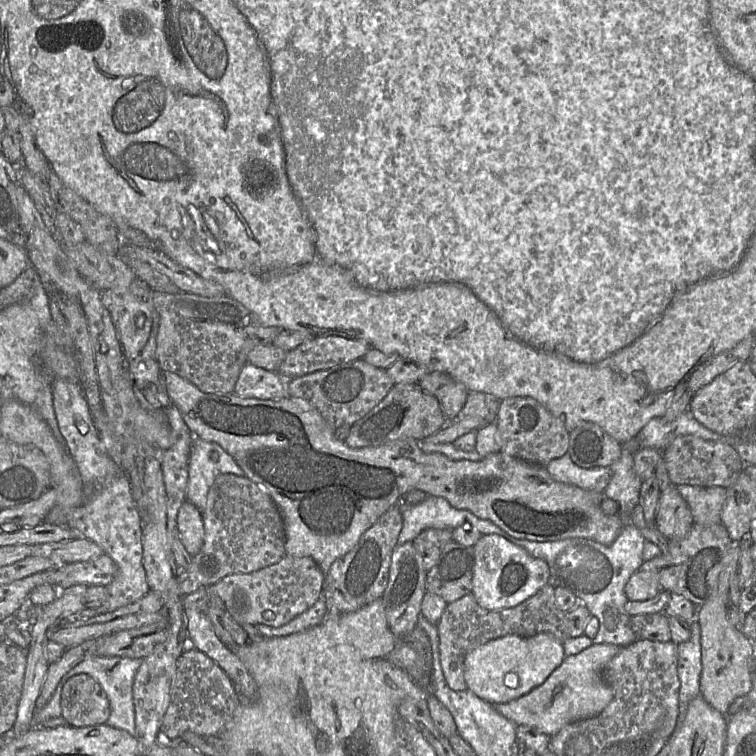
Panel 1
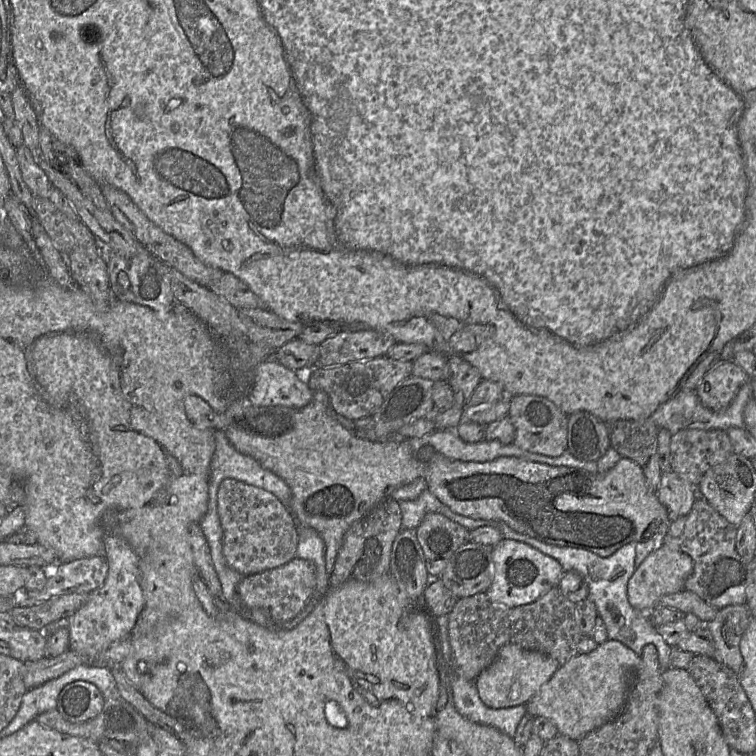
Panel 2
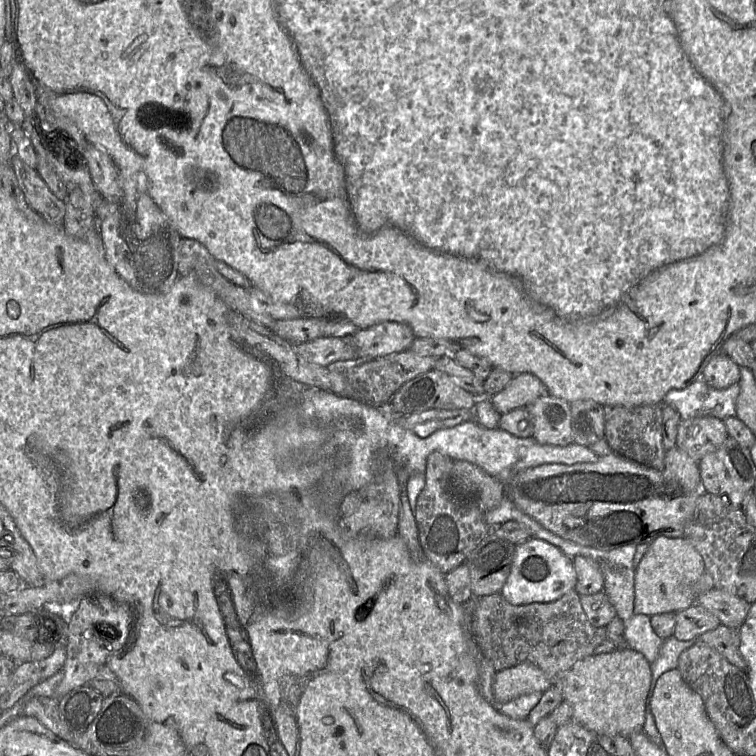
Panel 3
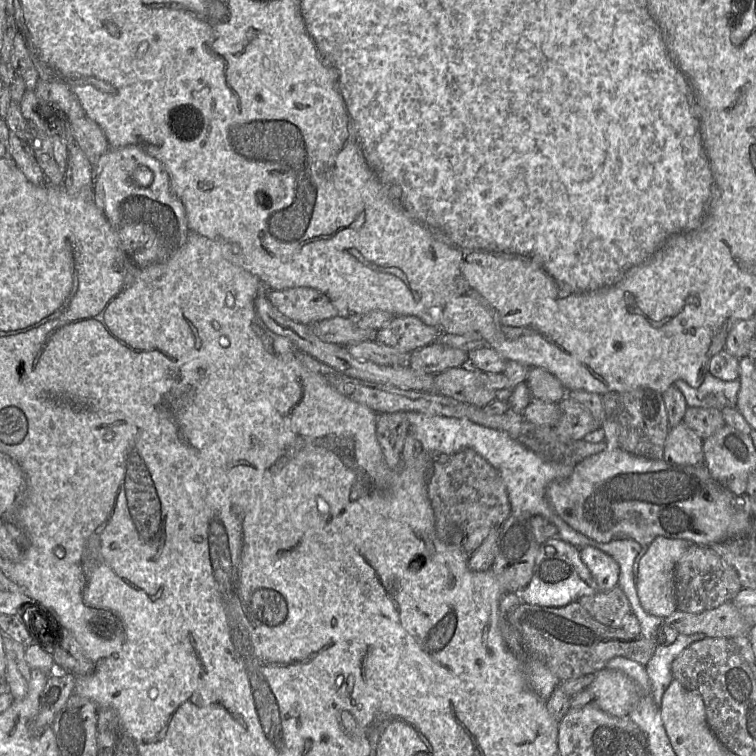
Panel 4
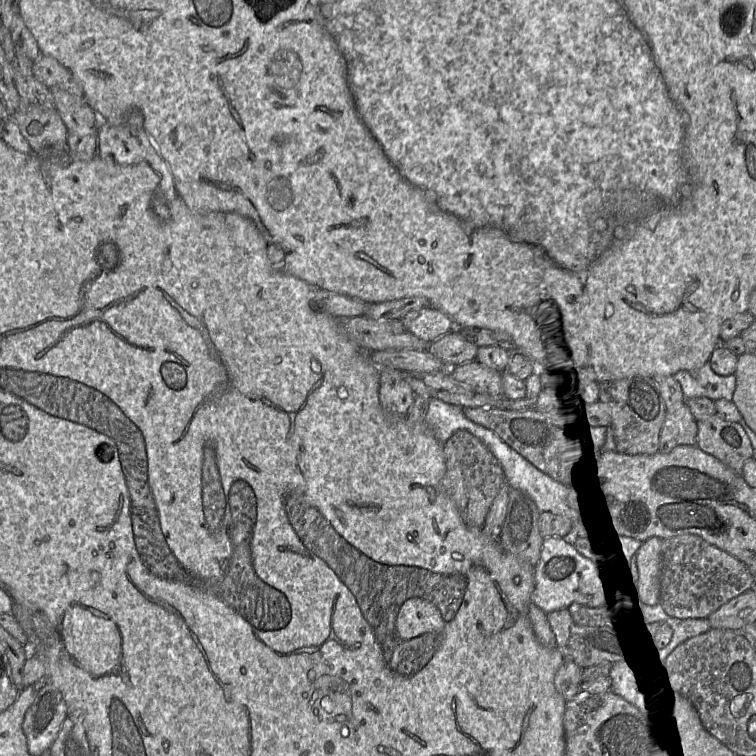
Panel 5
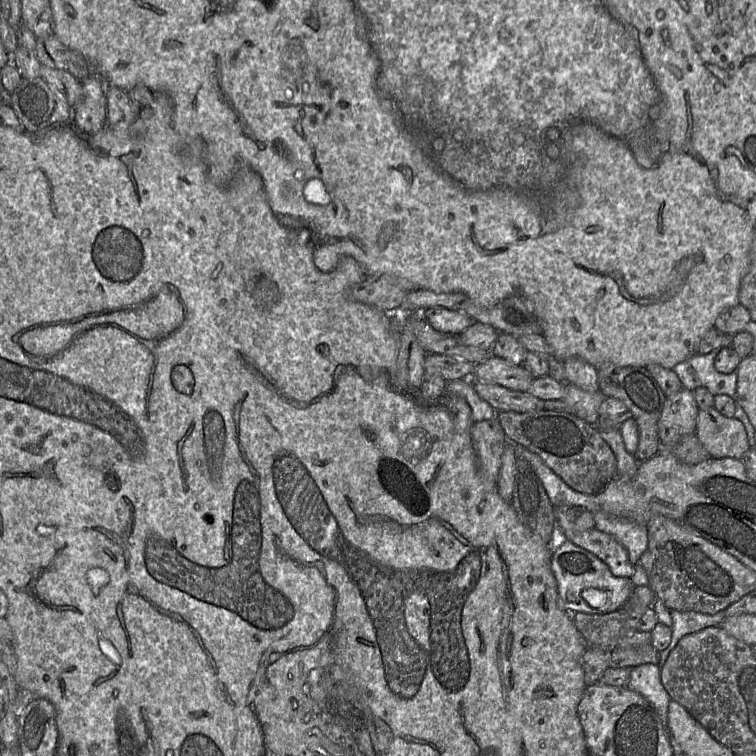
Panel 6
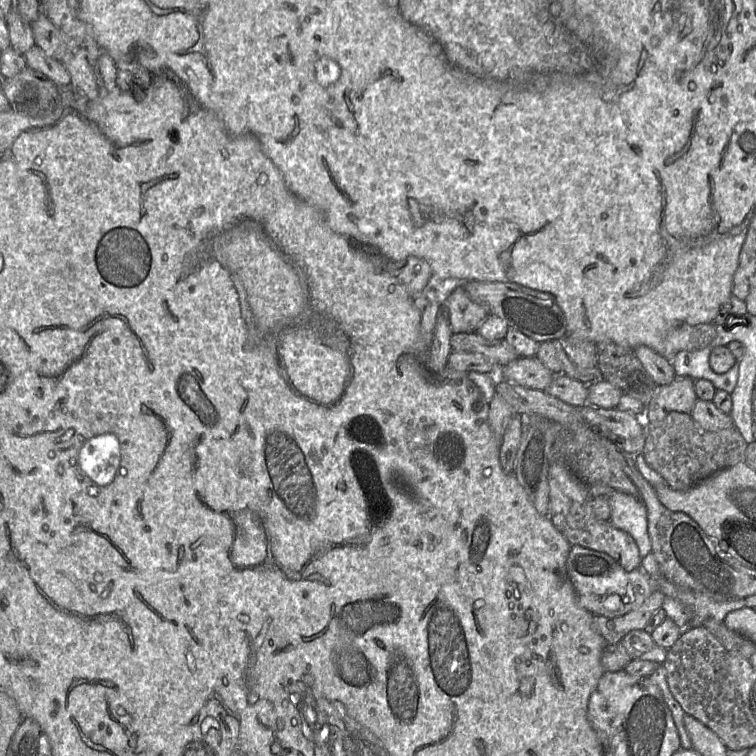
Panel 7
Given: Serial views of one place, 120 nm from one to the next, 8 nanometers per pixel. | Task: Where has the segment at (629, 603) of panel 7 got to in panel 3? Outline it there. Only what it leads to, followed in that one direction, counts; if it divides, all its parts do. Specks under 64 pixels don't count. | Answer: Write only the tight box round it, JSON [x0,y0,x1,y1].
[500,538,576,605]

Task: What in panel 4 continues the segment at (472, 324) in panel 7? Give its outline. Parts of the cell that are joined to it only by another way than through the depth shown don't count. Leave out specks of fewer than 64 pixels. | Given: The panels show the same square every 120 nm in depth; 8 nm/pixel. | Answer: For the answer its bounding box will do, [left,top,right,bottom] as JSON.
[375,316,442,353]

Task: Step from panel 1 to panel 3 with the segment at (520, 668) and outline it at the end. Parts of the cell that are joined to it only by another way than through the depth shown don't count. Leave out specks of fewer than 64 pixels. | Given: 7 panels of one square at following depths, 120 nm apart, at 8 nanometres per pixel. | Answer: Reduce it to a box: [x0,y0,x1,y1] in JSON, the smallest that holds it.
[493,662,551,702]

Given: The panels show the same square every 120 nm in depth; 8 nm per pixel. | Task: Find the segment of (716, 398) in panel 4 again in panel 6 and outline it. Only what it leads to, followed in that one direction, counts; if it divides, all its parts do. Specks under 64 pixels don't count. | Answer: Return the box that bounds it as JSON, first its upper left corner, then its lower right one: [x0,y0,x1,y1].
[673,350,737,401]

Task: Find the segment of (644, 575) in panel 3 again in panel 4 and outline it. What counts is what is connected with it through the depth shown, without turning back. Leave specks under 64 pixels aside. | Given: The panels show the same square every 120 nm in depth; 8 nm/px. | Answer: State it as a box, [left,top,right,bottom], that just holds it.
[636,537,691,618]

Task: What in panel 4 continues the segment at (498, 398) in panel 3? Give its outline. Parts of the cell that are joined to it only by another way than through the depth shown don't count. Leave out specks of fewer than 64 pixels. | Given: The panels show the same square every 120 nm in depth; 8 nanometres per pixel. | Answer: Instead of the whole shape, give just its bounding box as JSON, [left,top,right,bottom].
[525,368,567,403]

